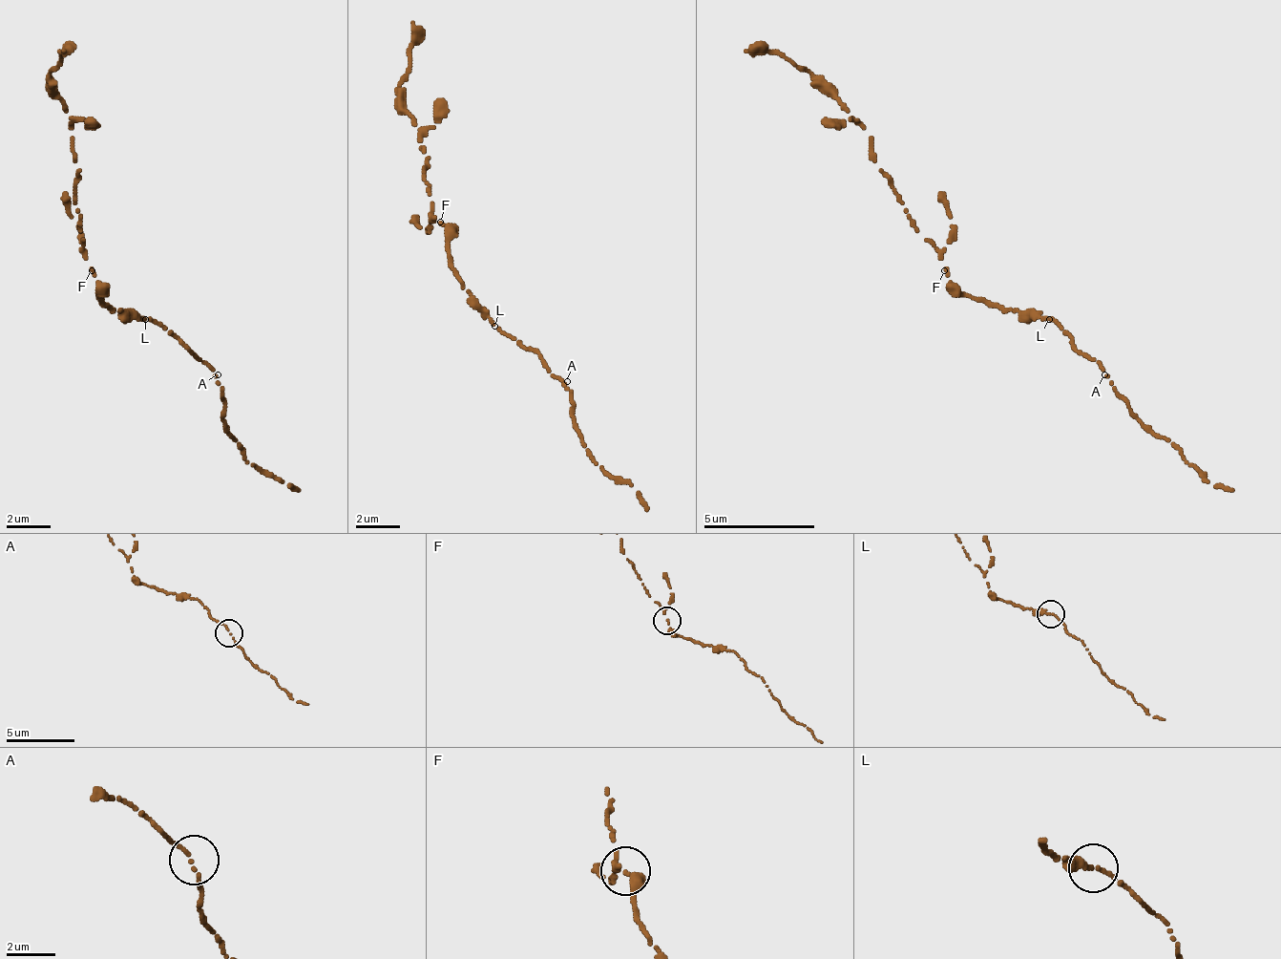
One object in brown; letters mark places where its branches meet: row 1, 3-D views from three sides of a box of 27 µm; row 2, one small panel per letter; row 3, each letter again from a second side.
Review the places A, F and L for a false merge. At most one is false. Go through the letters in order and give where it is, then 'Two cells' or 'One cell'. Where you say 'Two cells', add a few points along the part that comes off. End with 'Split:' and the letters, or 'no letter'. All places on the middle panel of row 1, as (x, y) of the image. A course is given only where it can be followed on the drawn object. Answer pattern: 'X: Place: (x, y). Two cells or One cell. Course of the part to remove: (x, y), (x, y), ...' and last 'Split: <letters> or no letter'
A: Place: (567, 381). One cell
F: Place: (440, 222). One cell
L: Place: (494, 326). One cell
Split: no letter

